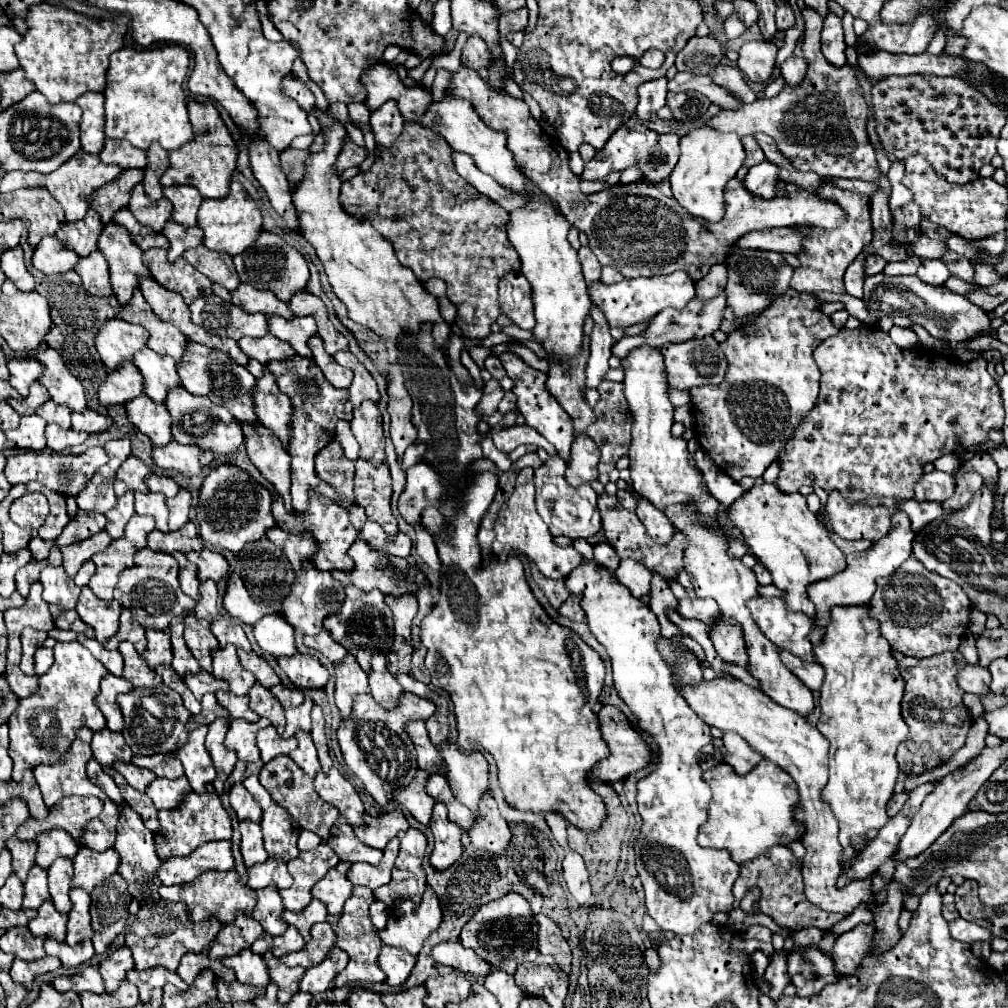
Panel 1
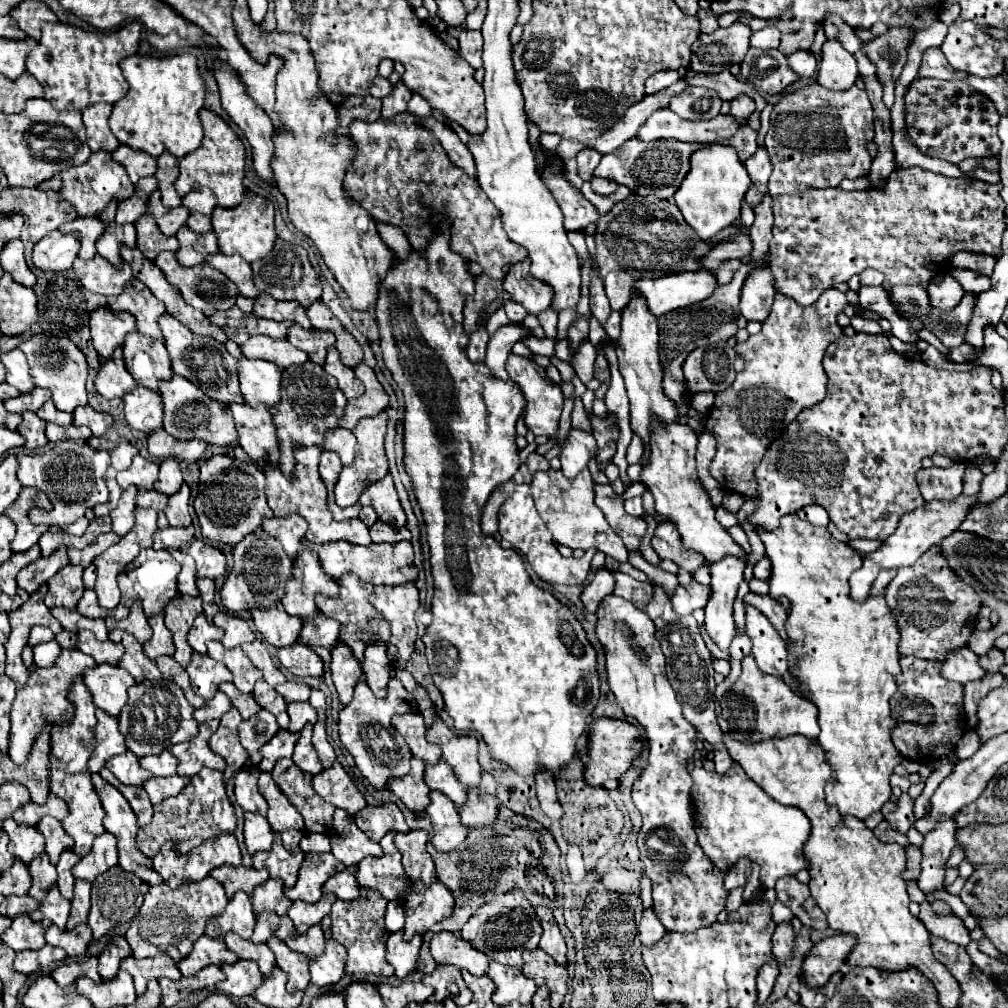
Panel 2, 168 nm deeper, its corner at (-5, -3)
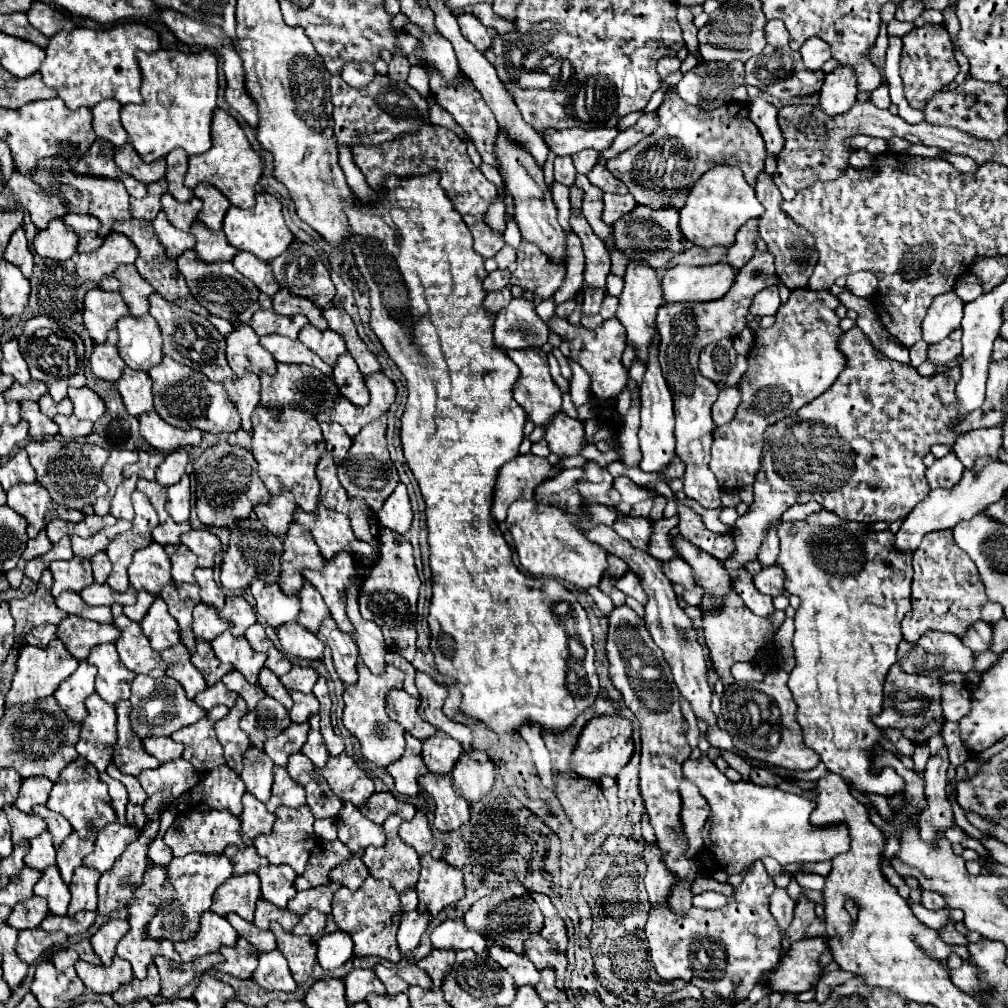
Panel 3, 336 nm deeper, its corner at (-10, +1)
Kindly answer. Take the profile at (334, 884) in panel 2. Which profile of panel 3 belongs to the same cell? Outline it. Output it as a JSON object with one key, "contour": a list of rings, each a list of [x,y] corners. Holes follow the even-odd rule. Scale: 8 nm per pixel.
{"contour":[[[353,854],[349,860],[345,860],[345,864],[339,864],[329,874],[331,882],[339,882],[341,886],[347,886],[349,890],[359,888],[367,876],[369,872],[361,860],[361,854]]]}

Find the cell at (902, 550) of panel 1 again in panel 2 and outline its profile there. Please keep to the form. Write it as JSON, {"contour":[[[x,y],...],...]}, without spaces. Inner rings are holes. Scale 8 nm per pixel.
{"contour":[[[958,496],[956,500],[932,500],[932,502],[926,502],[922,508],[916,508],[914,512],[902,516],[896,532],[892,536],[888,536],[876,552],[866,554],[862,568],[852,574],[850,596],[856,600],[860,598],[860,602],[864,602],[866,596],[870,594],[870,588],[880,570],[898,570],[902,566],[912,566],[932,544],[940,544],[940,540],[944,536],[952,534],[964,520],[964,516],[968,514],[968,508],[972,508],[976,502],[978,502],[978,496],[974,496],[974,498]]]}

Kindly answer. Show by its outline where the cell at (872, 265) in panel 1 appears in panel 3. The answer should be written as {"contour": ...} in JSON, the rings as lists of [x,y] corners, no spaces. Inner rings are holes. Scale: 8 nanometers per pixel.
{"contour":[[[869,270],[847,276],[847,290],[859,298],[869,298],[877,292],[877,276]]]}

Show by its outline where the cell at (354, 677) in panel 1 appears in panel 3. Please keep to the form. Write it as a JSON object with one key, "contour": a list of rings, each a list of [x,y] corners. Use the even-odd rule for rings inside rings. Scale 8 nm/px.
{"contour":[[[333,618],[325,620],[325,624],[321,626],[319,632],[327,640],[327,644],[333,652],[333,664],[335,664],[335,670],[337,670],[339,678],[343,680],[343,684],[345,686],[355,684],[357,682],[359,652],[357,652],[357,644],[351,638],[351,634],[341,632],[337,628],[337,624],[333,624]]]}

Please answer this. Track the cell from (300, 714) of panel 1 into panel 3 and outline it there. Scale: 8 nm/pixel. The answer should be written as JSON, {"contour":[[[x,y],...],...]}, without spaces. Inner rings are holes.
{"contour":[[[291,692],[293,696],[293,708],[289,710],[289,716],[293,722],[307,722],[311,714],[319,712],[319,700],[315,694],[303,694],[303,692]]]}

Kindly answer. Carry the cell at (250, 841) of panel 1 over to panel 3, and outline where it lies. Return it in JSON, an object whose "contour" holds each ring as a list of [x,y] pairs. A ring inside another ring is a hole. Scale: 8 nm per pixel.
{"contour":[[[245,792],[243,796],[243,814],[241,814],[241,830],[245,838],[255,838],[257,834],[269,834],[275,822],[275,814],[271,814],[263,802],[259,802],[253,794]]]}

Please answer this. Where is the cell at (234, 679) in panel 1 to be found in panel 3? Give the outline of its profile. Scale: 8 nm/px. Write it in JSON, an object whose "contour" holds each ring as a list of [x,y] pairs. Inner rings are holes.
{"contour":[[[225,630],[211,642],[211,646],[215,656],[239,670],[249,684],[257,682],[259,670],[265,666],[265,652],[253,650],[245,636],[231,636],[231,632]]]}

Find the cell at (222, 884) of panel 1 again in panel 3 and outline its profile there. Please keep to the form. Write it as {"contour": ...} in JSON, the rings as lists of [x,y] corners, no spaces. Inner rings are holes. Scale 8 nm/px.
{"contour":[[[251,842],[245,848],[237,848],[235,844],[225,848],[225,856],[231,860],[233,874],[237,874],[237,876],[247,874],[247,872],[257,872],[261,866],[269,864],[263,856],[257,854],[257,850],[253,848]]]}

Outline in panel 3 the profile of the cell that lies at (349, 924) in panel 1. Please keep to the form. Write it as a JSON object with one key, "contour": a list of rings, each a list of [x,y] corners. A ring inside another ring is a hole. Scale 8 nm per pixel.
{"contour":[[[369,876],[359,890],[351,892],[349,888],[341,888],[333,896],[333,918],[337,926],[347,932],[355,942],[355,956],[379,956],[387,962],[399,962],[401,952],[397,948],[397,928],[401,920],[401,906],[399,894],[393,892],[387,880],[377,880]]]}

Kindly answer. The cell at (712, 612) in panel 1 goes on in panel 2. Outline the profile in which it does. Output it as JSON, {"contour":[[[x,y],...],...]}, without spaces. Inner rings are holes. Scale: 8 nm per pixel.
{"contour":[[[692,582],[690,586],[678,586],[670,600],[672,600],[672,608],[678,612],[678,616],[686,616],[708,604],[710,588],[702,586],[698,582]]]}

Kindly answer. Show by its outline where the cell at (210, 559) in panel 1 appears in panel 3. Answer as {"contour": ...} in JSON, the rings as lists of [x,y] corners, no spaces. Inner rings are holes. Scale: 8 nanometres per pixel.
{"contour":[[[189,530],[181,536],[181,544],[197,554],[199,568],[213,568],[213,560],[221,552],[219,538],[209,530]]]}

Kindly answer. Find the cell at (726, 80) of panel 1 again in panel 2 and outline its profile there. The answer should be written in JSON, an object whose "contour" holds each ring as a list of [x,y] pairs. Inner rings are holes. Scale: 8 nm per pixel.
{"contour":[[[738,94],[732,102],[730,102],[730,114],[746,120],[750,114],[754,112],[754,100],[748,94]]]}

